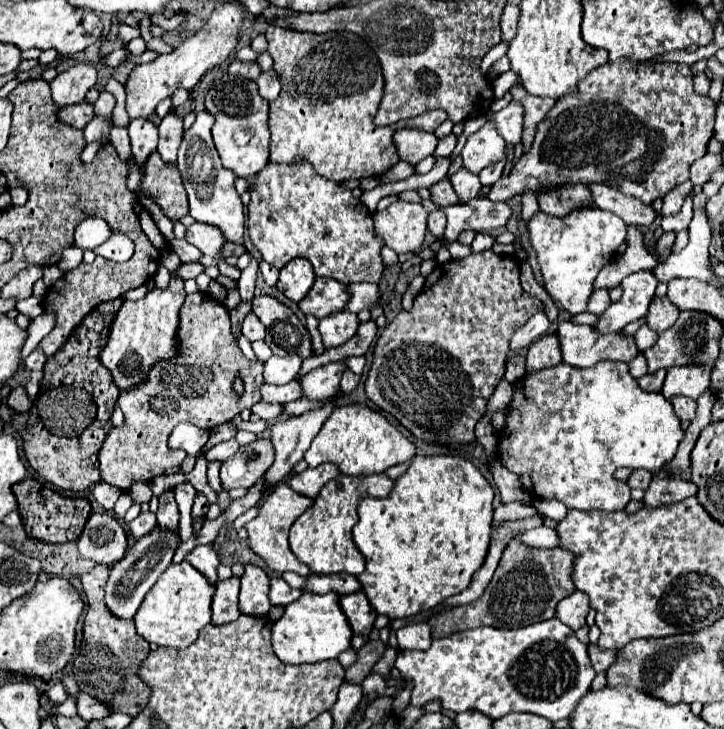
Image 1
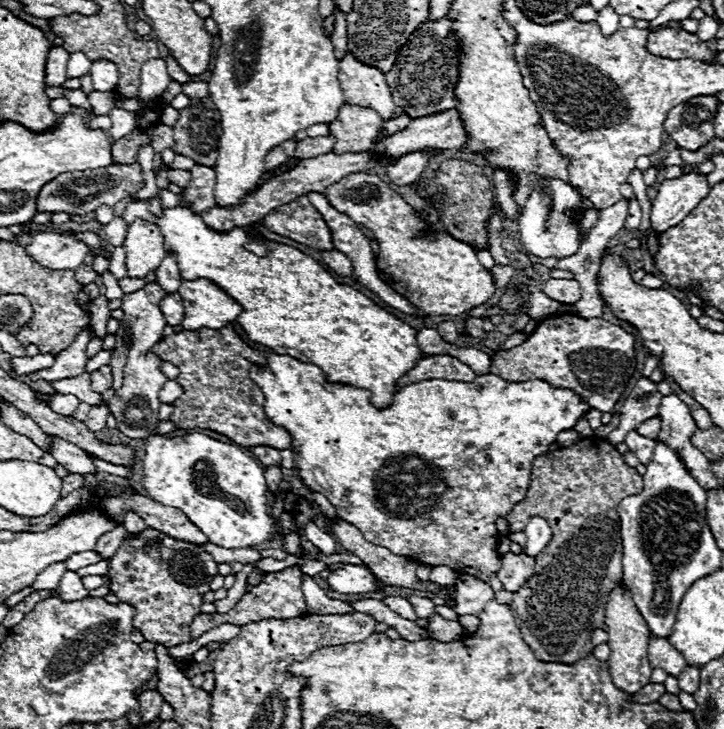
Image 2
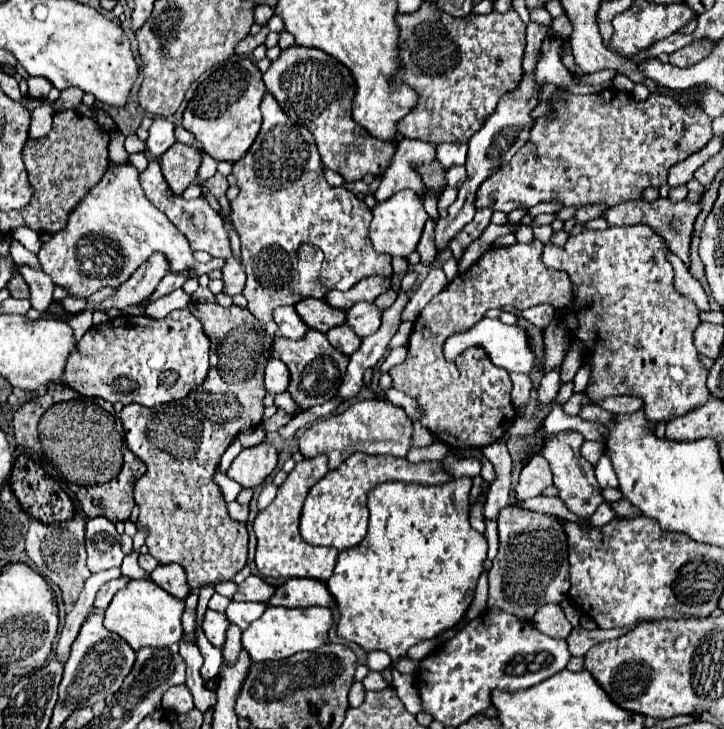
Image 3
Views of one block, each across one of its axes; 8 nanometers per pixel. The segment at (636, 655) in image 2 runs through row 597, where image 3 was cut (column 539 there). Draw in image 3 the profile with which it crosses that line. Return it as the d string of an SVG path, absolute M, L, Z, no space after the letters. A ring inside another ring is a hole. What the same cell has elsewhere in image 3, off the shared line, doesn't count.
M548 604L548 606L542 606L534 618L532 618L532 624L546 636L552 636L552 638L568 638L568 634L572 632L572 624L568 622L564 610L560 604Z

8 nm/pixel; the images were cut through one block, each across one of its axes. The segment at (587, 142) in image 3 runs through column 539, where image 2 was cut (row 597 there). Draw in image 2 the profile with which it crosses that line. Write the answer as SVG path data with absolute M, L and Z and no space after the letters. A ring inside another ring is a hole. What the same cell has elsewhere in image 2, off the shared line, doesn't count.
M146 528L144 532L138 534L138 538L126 540L112 556L110 572L106 574L106 578L112 580L110 592L114 592L120 600L126 600L138 608L138 614L134 616L134 628L138 628L146 640L170 648L170 646L180 646L190 640L190 624L194 616L200 614L200 606L204 602L202 598L210 590L210 580L214 574L218 574L218 570L212 556L204 552L200 546L174 540L170 536L166 536L164 540L160 536L166 536L166 534Z

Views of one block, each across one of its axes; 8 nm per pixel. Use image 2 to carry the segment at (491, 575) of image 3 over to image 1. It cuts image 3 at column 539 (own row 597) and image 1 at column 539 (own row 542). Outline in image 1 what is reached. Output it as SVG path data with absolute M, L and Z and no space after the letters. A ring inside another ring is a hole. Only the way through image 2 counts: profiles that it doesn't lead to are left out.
M510 542L502 554L502 560L486 592L470 604L464 604L434 616L428 622L434 630L432 636L442 638L442 636L478 628L478 626L520 628L520 626L548 620L554 616L556 604L568 594L576 592L574 582L570 578L570 570L572 570L572 554L568 550L562 550L562 548L536 550L536 548L524 546L522 542Z

